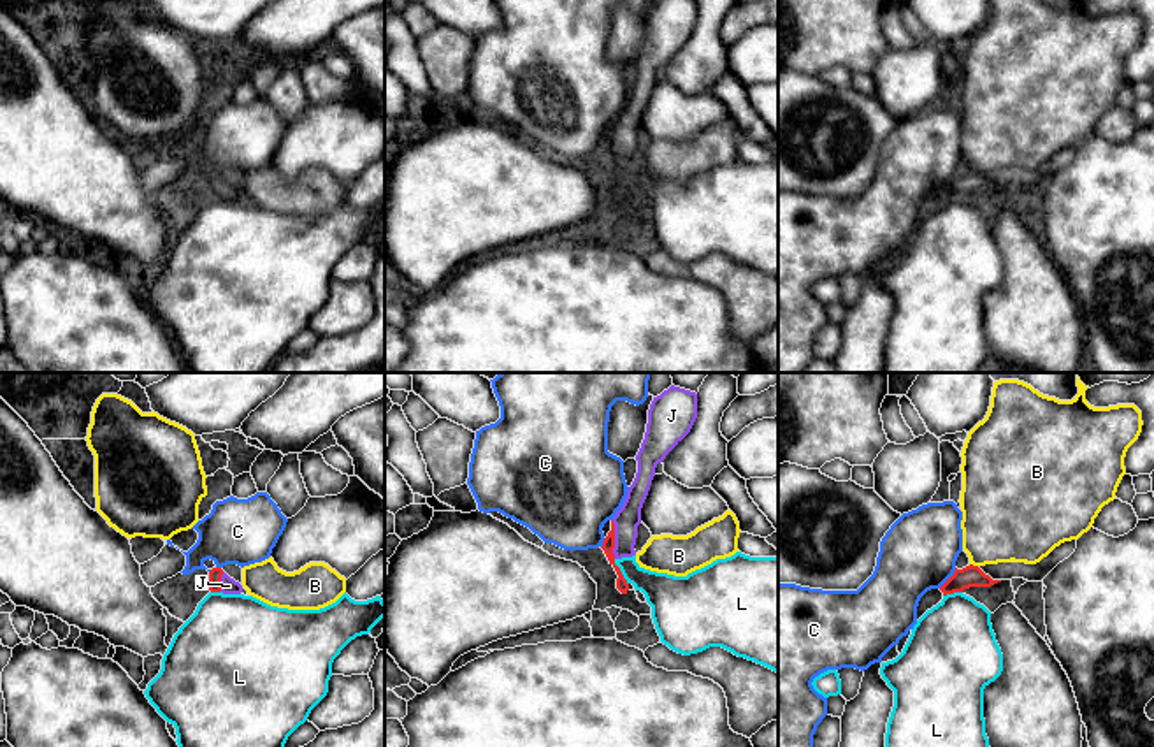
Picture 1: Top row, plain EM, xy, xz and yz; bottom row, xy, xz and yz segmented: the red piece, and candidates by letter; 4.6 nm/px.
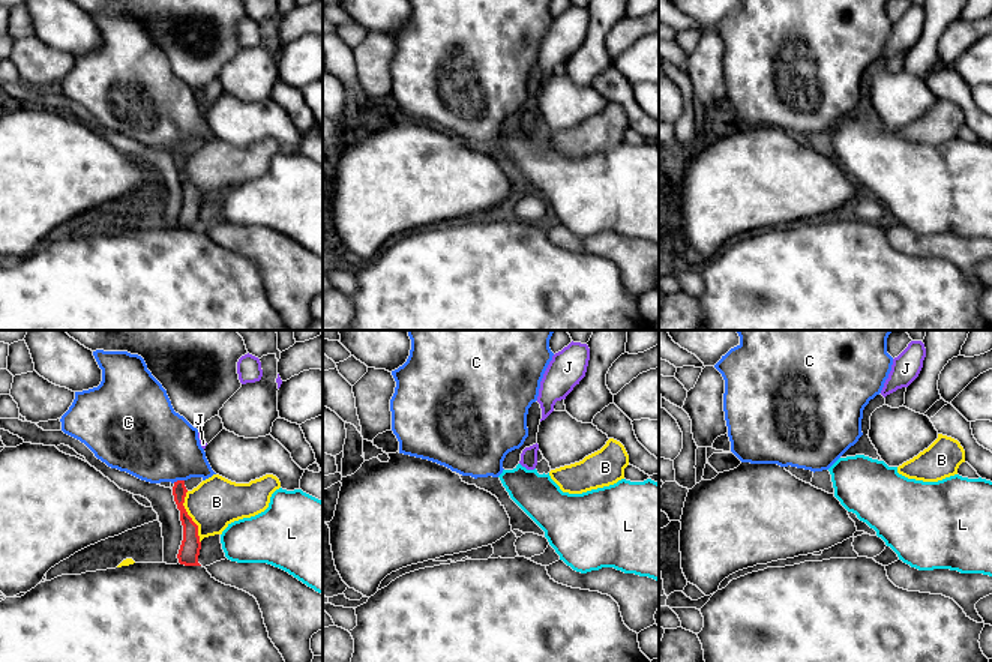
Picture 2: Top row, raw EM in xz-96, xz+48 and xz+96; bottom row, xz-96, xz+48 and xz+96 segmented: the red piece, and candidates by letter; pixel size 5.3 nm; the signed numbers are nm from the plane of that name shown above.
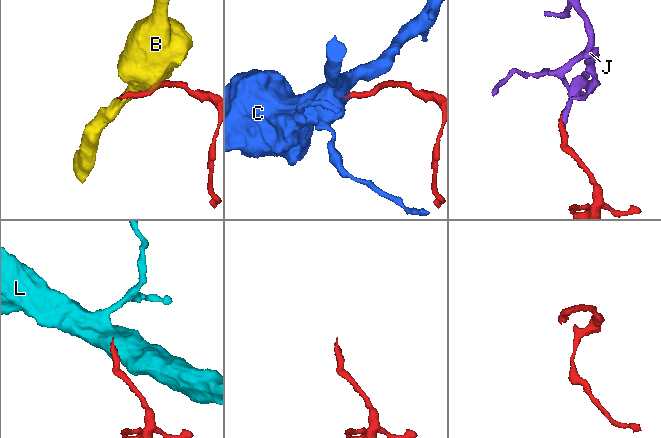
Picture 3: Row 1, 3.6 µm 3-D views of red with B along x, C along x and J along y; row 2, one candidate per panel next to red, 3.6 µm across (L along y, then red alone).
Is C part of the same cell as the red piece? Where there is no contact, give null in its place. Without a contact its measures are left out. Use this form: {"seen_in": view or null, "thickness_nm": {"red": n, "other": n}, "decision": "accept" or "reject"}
{"seen_in": "yz", "thickness_nm": {"red": 100, "other": 340}, "decision": "reject"}

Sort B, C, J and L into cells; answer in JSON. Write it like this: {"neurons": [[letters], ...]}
{"neurons": [["B"], ["C"], ["J"], ["L"]]}

